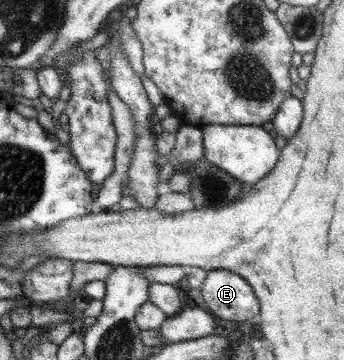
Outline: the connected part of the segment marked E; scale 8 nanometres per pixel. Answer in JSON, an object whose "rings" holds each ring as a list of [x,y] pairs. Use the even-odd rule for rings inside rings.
{"rings":[[[207,271],[200,288],[201,300],[213,317],[248,325],[259,314],[259,302],[252,288],[233,272]]]}

